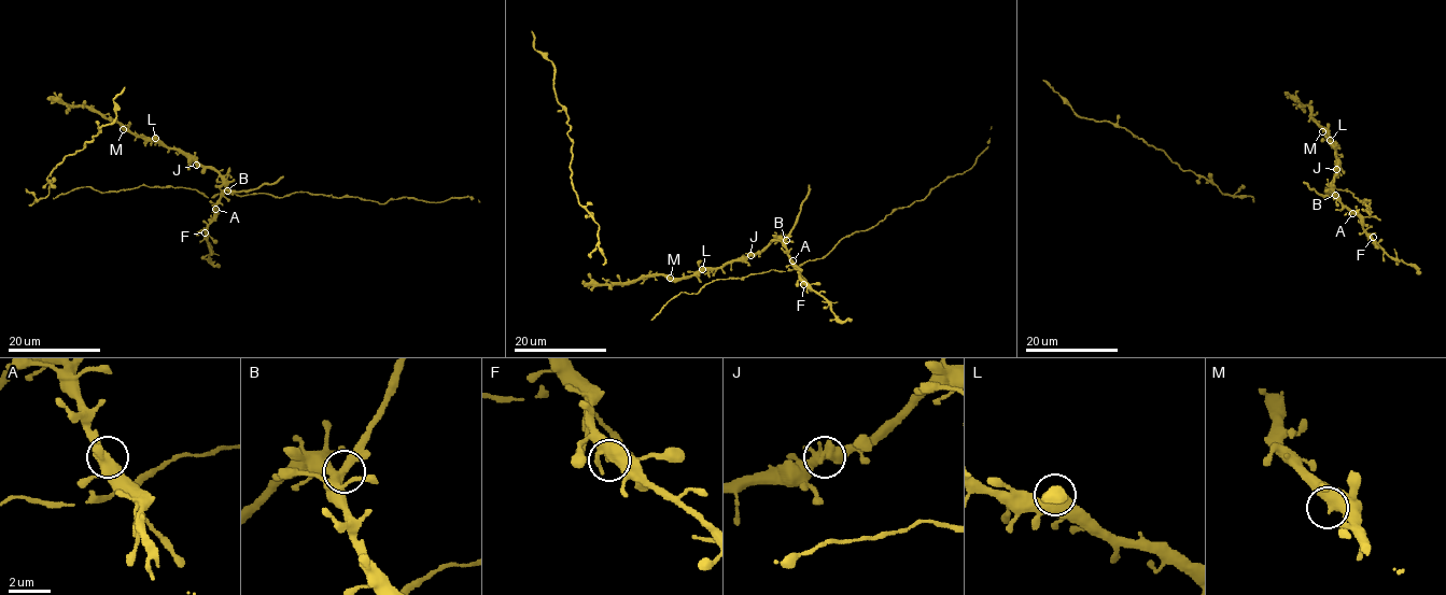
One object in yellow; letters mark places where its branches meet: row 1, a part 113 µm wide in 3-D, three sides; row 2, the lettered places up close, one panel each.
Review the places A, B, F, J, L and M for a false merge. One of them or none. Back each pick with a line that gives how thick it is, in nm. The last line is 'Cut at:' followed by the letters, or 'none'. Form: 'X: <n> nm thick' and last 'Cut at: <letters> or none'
B: 400 nm thick
Cut at: B

